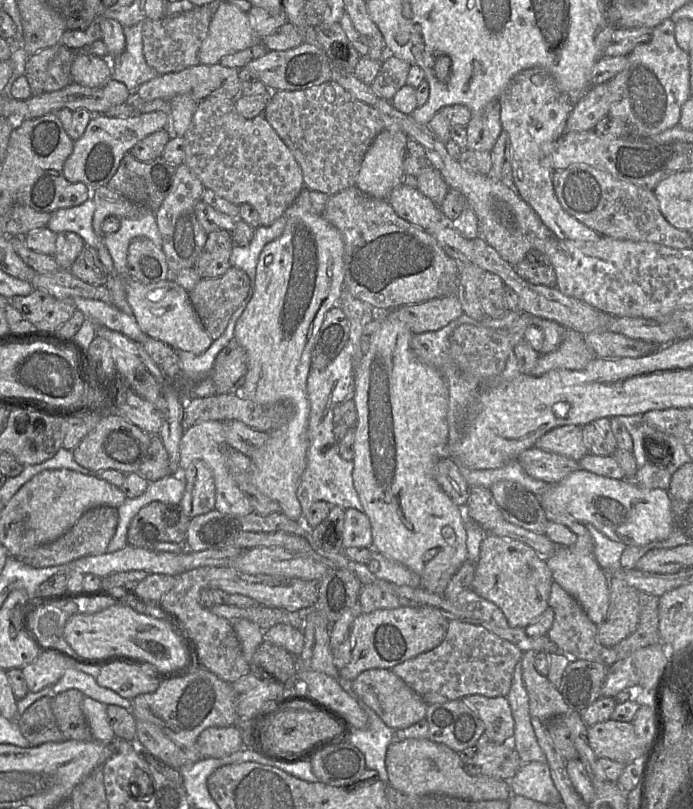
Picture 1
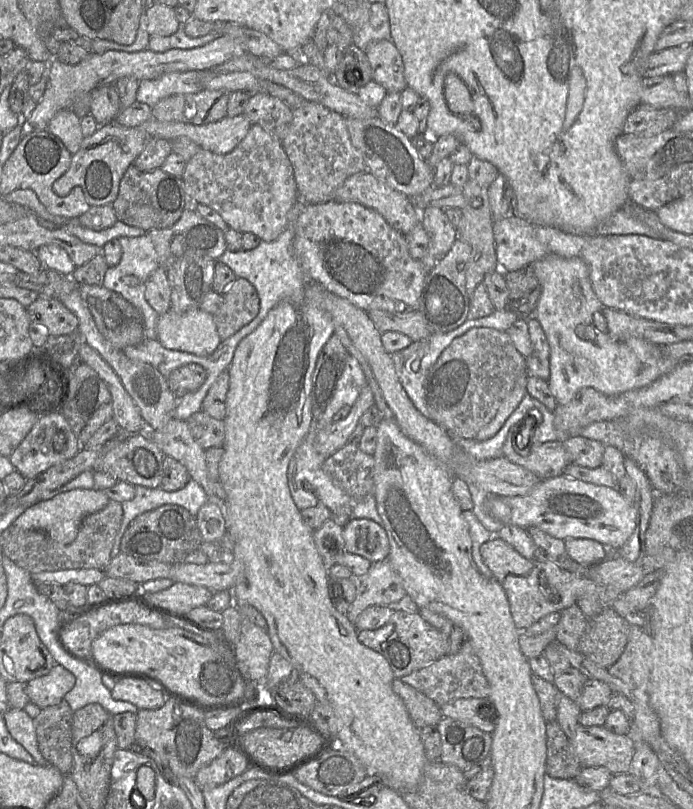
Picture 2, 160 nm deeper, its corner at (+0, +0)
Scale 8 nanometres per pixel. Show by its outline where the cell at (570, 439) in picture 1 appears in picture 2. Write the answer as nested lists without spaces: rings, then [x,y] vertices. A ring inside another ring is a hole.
[[[512,429],[504,443],[503,457],[522,466],[536,475],[540,481],[551,479],[564,474],[571,464],[566,452],[564,441],[550,441],[534,444],[529,447],[529,442],[518,447],[516,441],[518,429]]]

